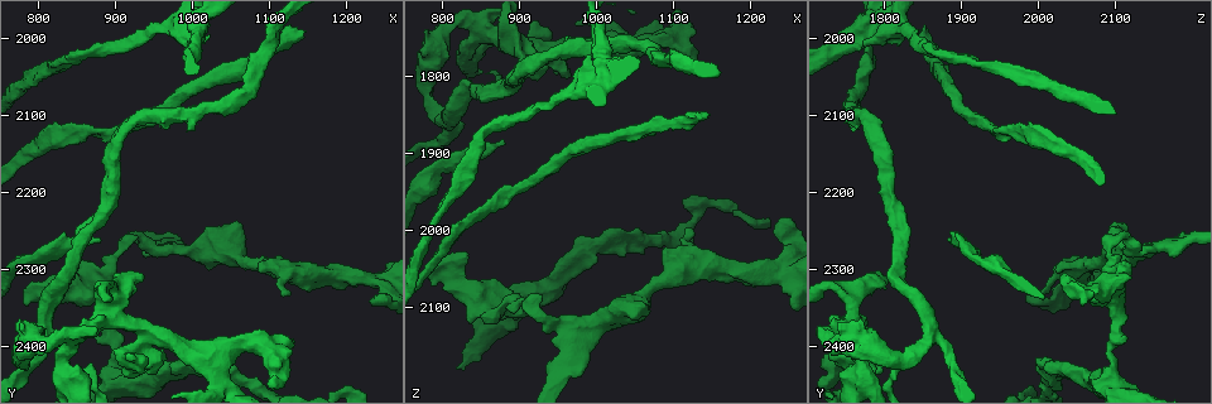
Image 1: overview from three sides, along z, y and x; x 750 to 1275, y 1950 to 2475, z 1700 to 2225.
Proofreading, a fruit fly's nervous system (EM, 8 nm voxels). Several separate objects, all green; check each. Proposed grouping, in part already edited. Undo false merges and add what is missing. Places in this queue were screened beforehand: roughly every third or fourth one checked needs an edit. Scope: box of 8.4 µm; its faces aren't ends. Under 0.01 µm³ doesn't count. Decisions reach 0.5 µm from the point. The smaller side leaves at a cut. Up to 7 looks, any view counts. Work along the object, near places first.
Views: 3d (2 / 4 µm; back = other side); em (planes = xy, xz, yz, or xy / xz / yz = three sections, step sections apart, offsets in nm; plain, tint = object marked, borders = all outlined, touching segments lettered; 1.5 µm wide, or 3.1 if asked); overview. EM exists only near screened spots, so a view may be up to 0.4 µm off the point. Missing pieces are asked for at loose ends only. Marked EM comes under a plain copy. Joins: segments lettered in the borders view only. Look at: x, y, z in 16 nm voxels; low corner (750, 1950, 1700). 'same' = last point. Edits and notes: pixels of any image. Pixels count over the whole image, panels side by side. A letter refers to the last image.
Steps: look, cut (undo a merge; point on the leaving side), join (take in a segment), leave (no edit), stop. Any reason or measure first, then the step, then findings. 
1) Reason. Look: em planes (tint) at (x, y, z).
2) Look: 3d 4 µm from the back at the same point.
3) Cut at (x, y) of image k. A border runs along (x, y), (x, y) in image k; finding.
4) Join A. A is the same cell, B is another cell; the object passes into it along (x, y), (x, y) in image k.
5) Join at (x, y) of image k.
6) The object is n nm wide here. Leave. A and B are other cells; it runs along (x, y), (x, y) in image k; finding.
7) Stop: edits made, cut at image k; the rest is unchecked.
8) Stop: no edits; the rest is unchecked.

Free end. Look: em planes (borders) at (880, 2265, 1885).

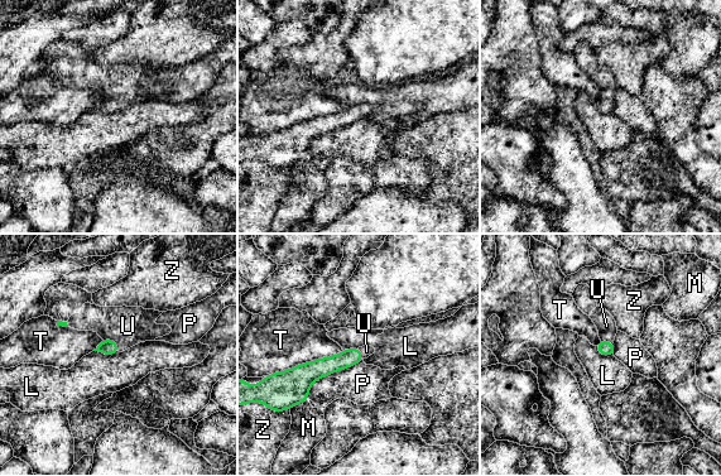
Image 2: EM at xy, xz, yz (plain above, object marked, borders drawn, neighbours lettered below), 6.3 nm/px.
The longest contact is with T, 480 nm. Join U. U is the same cell, L, M, P, T and Z are other cells; the object passes into it along (107, 346), (114, 341), (128, 326) in image 2; it goes on there.

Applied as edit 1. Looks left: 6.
An open end. Look: em planes (tint) at (830, 2305, 2030).

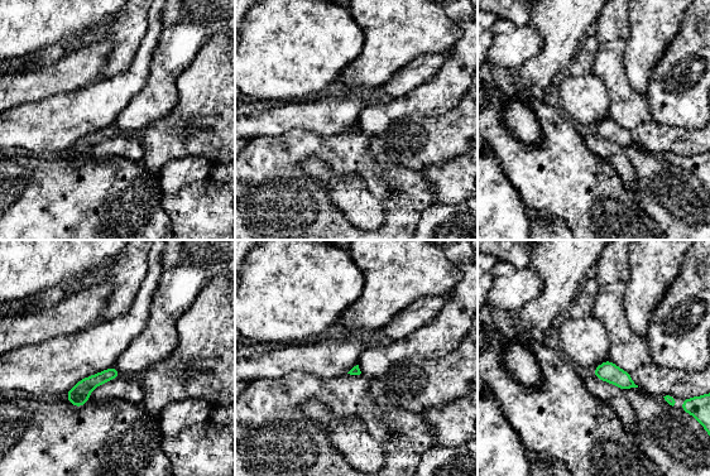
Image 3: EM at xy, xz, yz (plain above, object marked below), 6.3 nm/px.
Look: em planes (borders) at the same point.

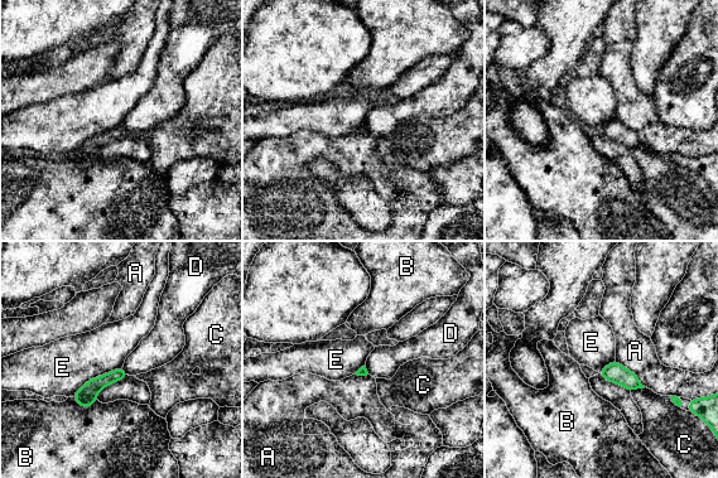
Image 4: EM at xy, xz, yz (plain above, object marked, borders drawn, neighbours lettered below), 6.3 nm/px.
Leave. A, B, C, D and E are other cells; a border runs along (121, 367), (86, 381), (71, 396) in image 4; no lettered segment goes on from it.

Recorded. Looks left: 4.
An open end. Look: 3d 2 µm at (1115, 2330, 2000).

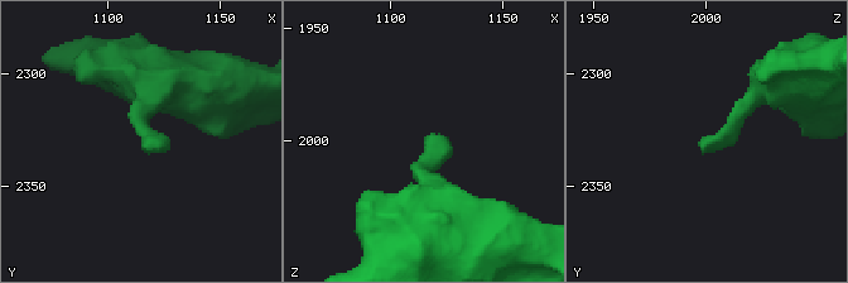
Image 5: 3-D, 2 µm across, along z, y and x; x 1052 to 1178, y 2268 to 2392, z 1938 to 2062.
Look: em xy step 8 (tint) at (1118, 2332, 1998).

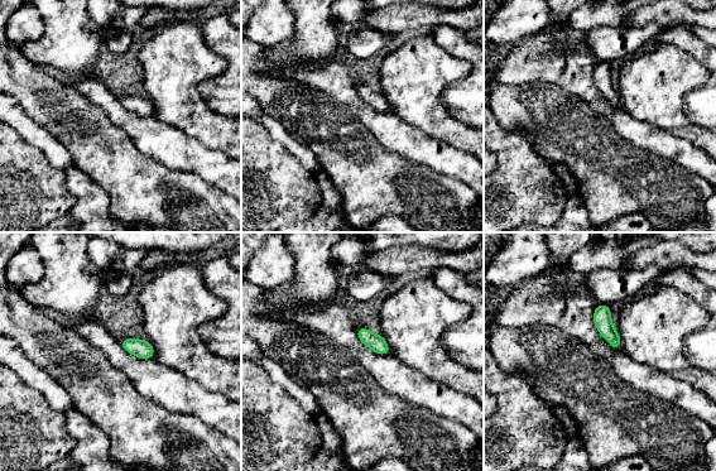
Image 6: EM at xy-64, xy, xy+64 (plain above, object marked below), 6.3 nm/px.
Cut it another way. Look: em planes (borders) at the same point.

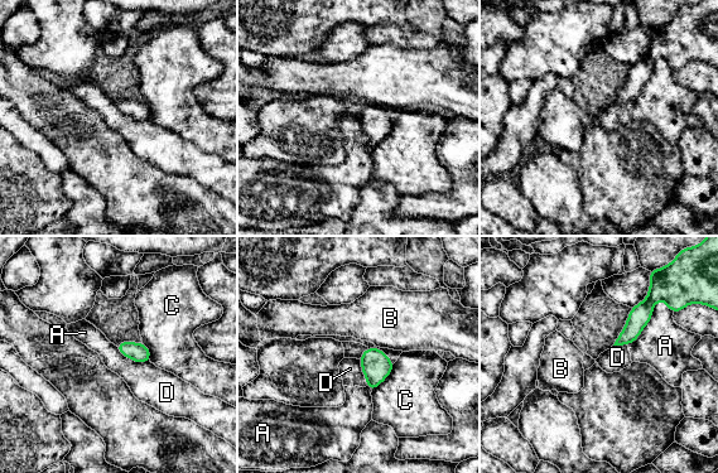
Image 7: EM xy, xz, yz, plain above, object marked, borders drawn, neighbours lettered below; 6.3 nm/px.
Leave. A, B, C and D are other cells; a border runs along (115, 346), (135, 361), (149, 361) in image 7; no lettered segment goes on from it.

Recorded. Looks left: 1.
Stop: edits made, join at image 2; the rest is unchecked.

